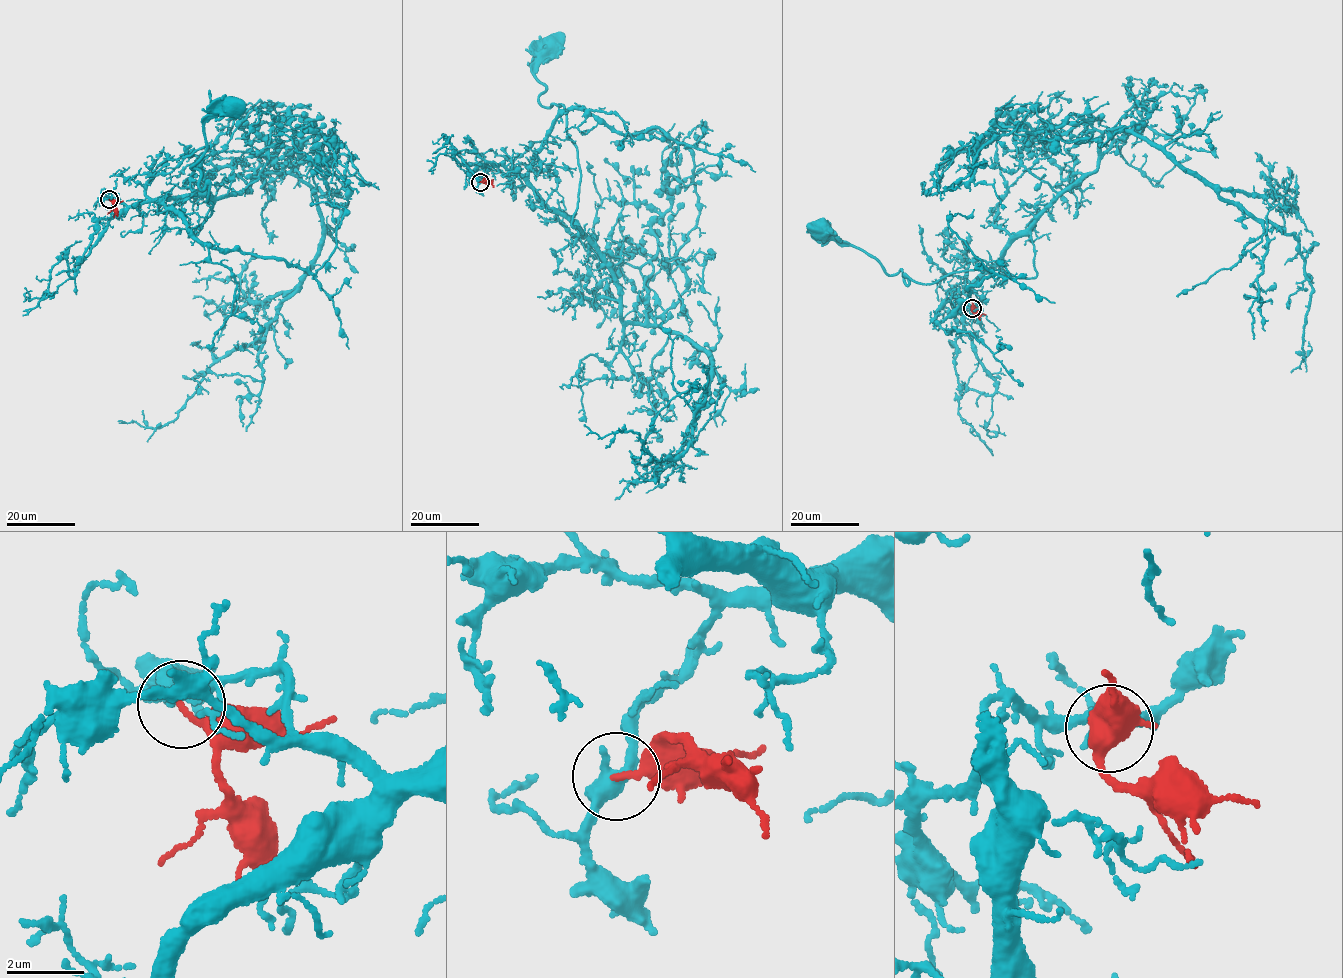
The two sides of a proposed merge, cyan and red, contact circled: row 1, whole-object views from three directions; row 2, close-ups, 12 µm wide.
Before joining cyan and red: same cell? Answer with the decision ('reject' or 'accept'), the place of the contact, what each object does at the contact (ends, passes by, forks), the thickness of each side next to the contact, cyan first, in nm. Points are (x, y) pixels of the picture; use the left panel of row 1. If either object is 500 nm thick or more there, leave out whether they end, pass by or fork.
reject | (109, 199) | cyan passes by | red ends | 440/240 nm

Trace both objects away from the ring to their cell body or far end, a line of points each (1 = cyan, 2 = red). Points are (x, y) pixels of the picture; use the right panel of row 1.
1: (972, 308), (961, 310), (971, 288), (1030, 235), (1035, 277), (982, 268), (908, 285), (821, 228)
2: (972, 308), (971, 311), (985, 314)

